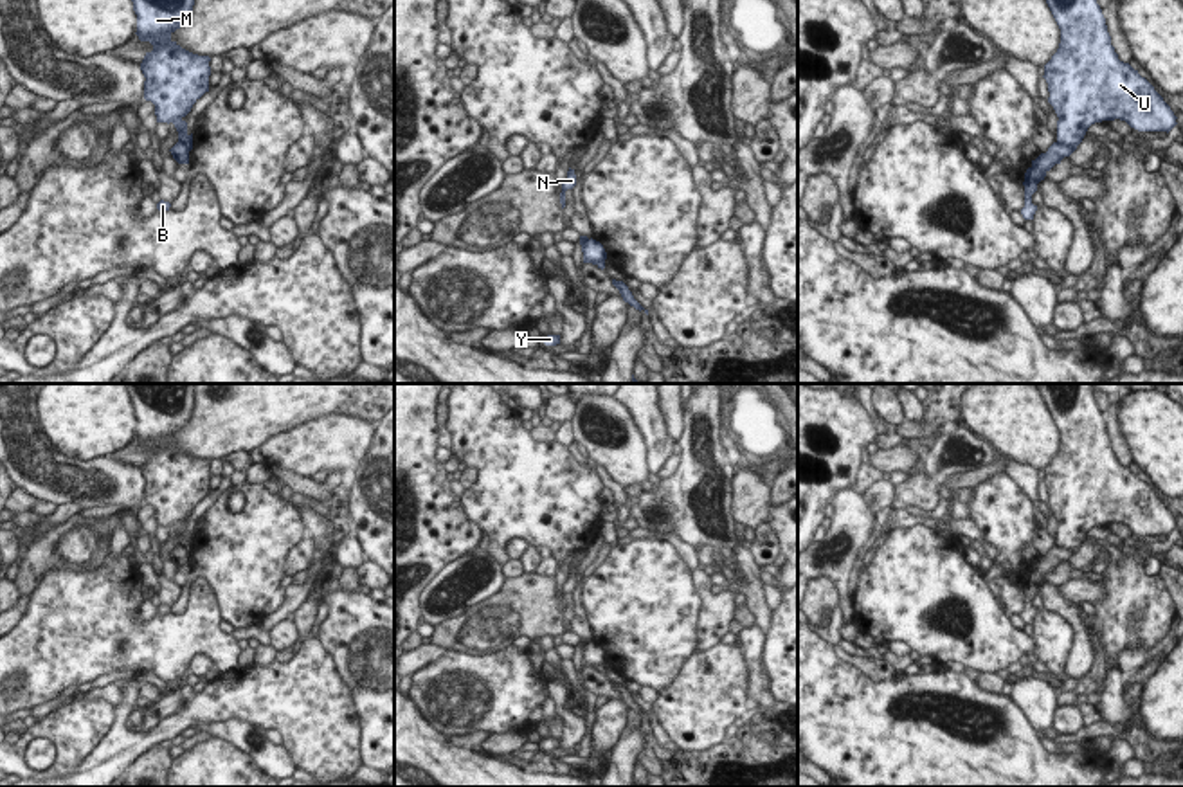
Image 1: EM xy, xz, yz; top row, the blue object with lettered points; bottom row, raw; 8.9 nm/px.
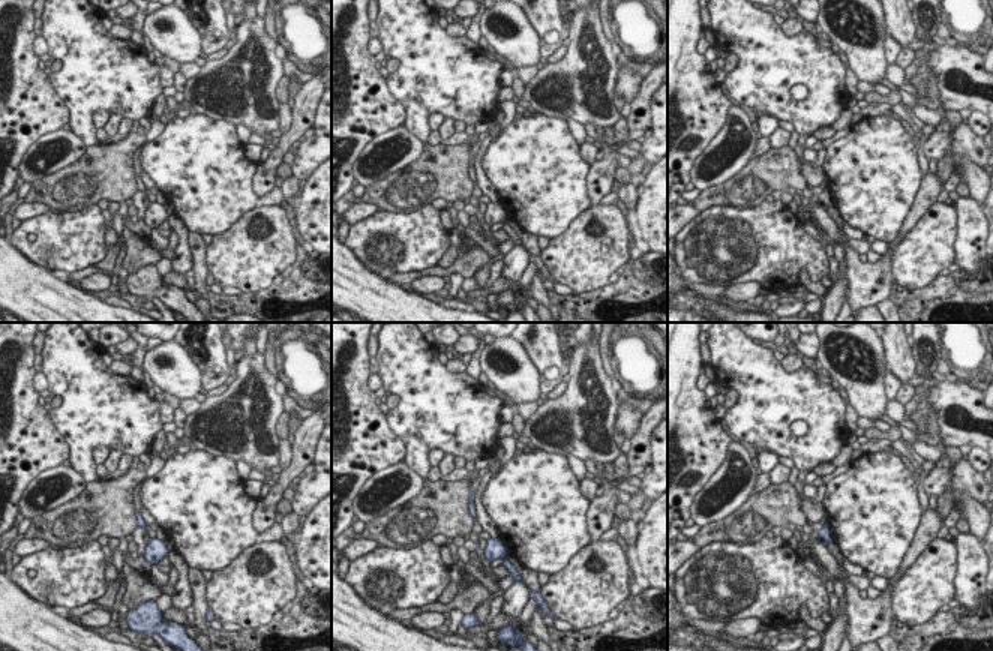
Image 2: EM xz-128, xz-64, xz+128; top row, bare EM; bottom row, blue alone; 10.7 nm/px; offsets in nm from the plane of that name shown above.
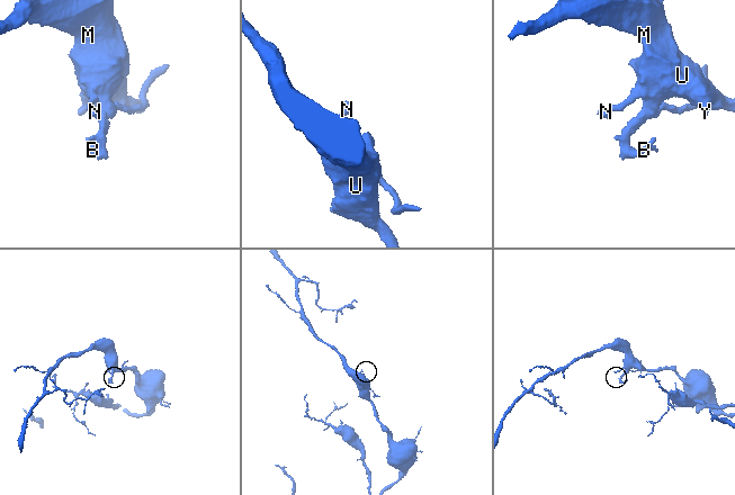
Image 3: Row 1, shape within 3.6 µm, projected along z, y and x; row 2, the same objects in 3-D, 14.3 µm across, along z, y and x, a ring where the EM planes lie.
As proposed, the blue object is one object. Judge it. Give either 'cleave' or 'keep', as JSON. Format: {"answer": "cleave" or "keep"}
{"answer": "cleave"}

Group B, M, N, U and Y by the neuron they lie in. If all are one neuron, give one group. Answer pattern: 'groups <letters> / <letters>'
groups B / M N U Y

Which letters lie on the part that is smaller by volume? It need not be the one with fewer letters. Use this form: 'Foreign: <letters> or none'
Foreign: B.

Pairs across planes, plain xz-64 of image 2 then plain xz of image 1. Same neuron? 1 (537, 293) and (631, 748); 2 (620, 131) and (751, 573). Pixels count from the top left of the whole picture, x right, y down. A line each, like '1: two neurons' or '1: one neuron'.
1: two neurons
2: one neuron

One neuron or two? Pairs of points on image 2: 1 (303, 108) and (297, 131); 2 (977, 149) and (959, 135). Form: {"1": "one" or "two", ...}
{"1": "one", "2": "one"}

